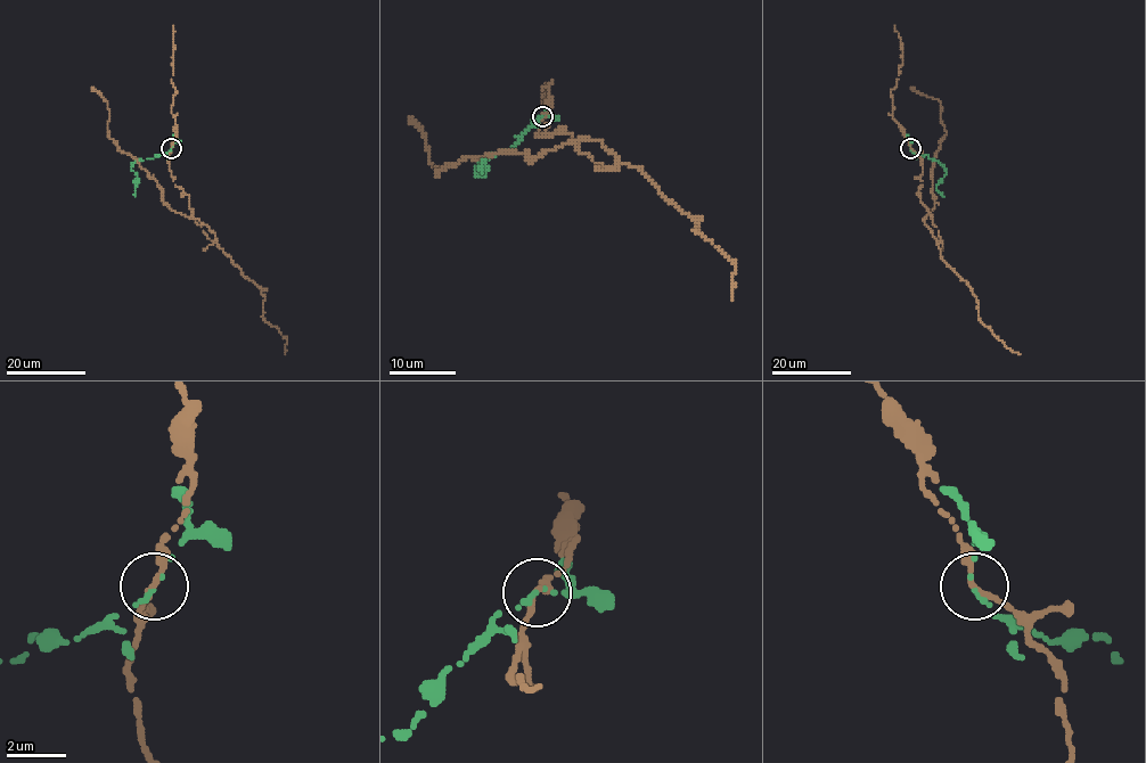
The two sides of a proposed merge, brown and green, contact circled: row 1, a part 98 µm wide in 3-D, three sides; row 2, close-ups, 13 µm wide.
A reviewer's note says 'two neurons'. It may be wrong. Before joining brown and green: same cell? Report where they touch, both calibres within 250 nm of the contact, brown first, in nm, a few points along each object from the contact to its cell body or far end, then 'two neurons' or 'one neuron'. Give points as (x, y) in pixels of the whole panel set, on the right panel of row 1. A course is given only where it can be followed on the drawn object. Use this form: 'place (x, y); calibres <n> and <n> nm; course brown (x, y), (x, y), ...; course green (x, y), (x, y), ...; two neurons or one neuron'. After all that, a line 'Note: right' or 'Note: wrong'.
place (910, 148); calibres 180 and 200 nm; course brown (910, 148), (939, 241), (923, 219), (934, 204), (944, 125), (940, 101), (910, 87); course green (910, 149), (921, 156), (926, 155), (944, 169), (936, 189), (944, 197); two neurons
Note: right

